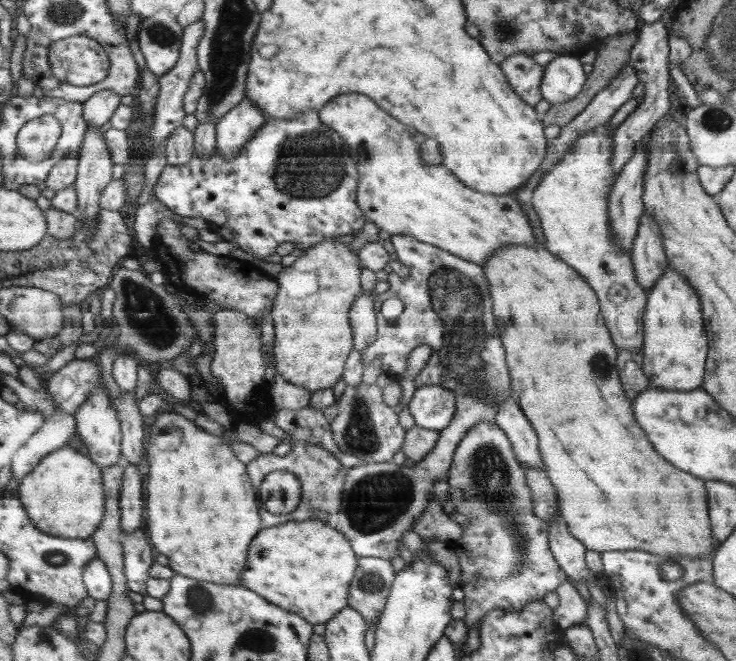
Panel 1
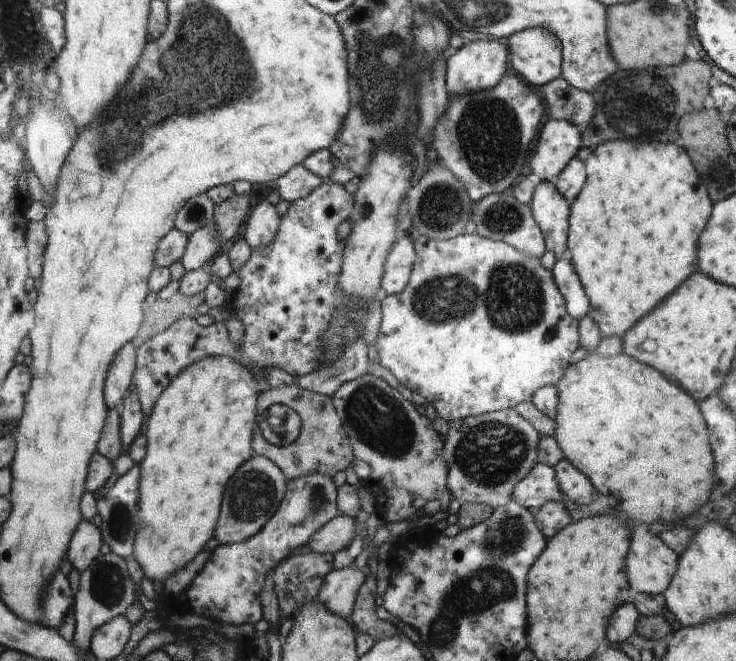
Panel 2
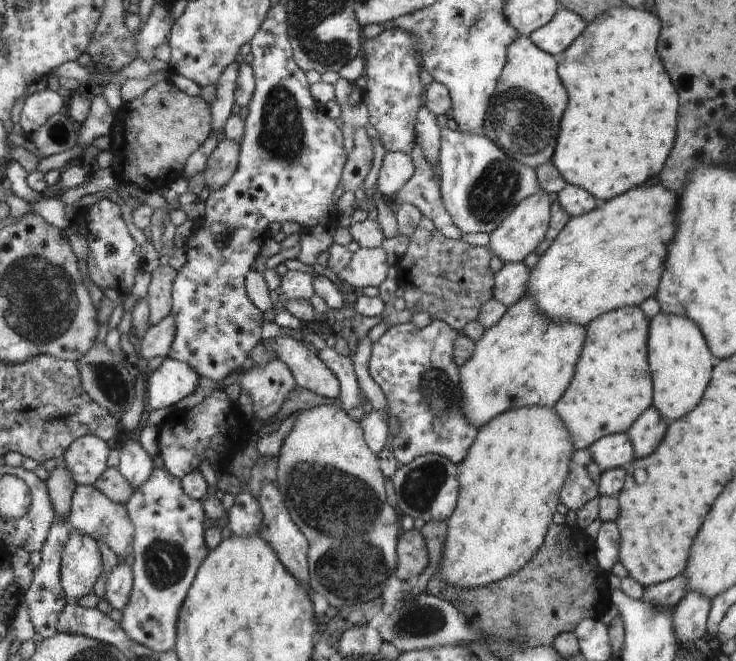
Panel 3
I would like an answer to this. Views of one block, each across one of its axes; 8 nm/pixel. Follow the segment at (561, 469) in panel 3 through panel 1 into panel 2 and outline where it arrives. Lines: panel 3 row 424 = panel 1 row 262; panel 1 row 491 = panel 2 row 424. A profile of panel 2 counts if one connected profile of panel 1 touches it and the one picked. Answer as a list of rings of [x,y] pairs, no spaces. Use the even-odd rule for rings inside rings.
[[[597,353],[588,354],[585,358],[570,364],[565,372],[561,382],[556,384],[558,395],[557,417],[555,418],[558,427],[553,435],[557,439],[557,443],[561,445],[561,450],[565,453],[565,458],[571,461],[578,469],[592,481],[600,494],[606,495],[610,502],[610,508],[616,513],[624,514],[624,516],[635,522],[646,523],[650,525],[654,522],[672,522],[676,512],[686,514],[692,508],[702,506],[708,496],[710,496],[710,488],[712,488],[712,470],[714,470],[714,462],[712,462],[712,452],[708,456],[708,432],[706,432],[706,424],[704,418],[698,410],[698,402],[694,402],[684,390],[680,390],[678,386],[672,386],[662,374],[656,372],[650,365],[646,366],[643,362],[638,362],[626,354],[618,354],[618,356],[598,356]]]

